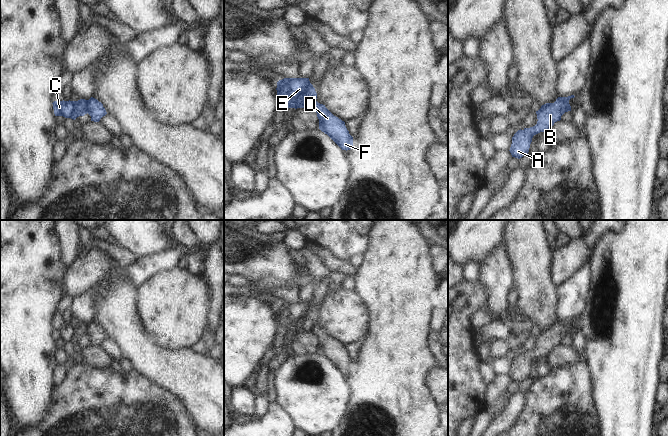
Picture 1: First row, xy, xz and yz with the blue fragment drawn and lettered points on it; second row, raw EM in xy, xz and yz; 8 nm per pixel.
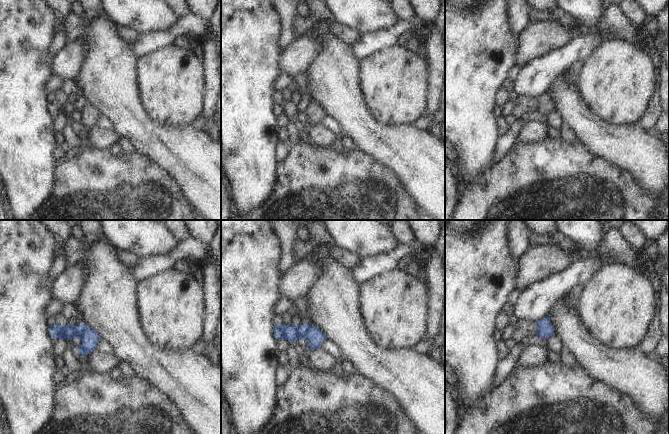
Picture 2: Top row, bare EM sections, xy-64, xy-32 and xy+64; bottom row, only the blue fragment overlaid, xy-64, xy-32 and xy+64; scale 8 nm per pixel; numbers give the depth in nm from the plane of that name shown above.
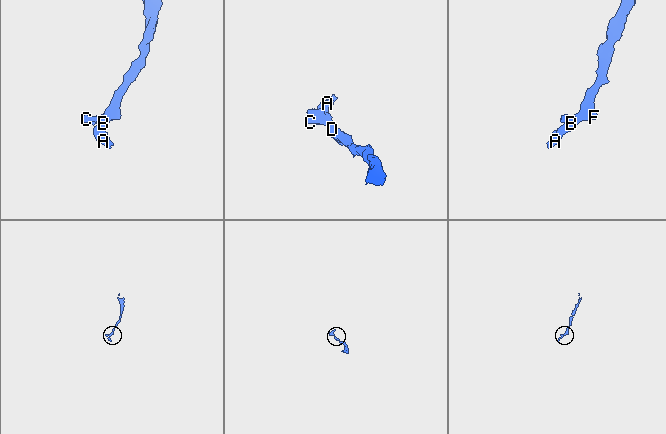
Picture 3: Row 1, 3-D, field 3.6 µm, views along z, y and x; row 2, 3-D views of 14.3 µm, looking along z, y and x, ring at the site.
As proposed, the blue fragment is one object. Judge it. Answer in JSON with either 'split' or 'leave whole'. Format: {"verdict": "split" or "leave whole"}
{"verdict": "leave whole"}

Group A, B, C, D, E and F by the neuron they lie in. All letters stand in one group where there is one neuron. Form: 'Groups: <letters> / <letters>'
Groups: A B C D E F.

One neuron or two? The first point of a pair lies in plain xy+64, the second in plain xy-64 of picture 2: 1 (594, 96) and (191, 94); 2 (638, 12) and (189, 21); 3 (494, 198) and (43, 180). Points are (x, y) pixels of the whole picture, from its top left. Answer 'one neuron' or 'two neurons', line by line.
1: one neuron
2: two neurons
3: two neurons

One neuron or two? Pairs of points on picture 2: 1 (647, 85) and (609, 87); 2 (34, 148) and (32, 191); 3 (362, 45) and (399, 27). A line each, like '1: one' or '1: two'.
1: one
2: one
3: one

